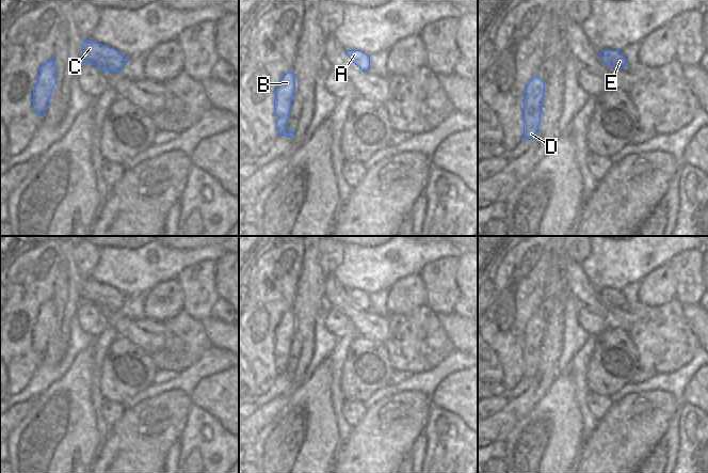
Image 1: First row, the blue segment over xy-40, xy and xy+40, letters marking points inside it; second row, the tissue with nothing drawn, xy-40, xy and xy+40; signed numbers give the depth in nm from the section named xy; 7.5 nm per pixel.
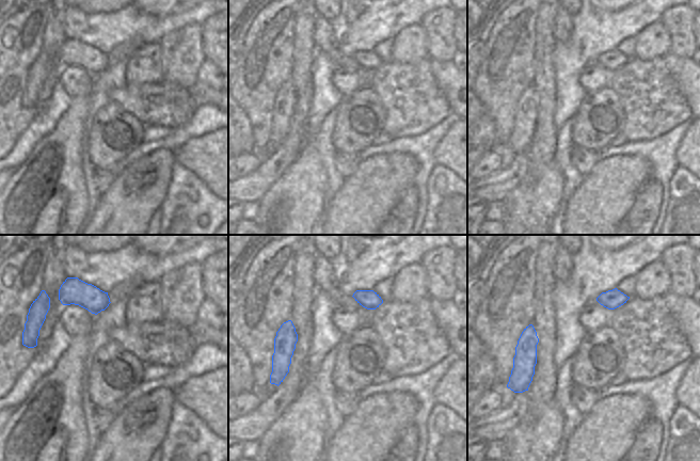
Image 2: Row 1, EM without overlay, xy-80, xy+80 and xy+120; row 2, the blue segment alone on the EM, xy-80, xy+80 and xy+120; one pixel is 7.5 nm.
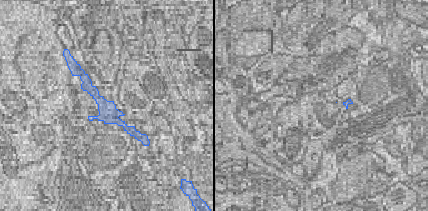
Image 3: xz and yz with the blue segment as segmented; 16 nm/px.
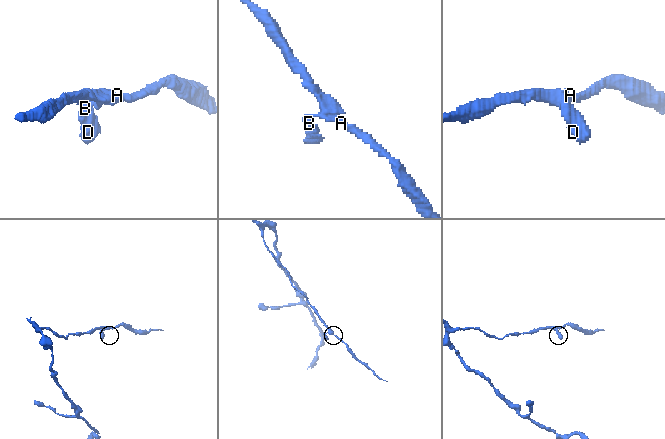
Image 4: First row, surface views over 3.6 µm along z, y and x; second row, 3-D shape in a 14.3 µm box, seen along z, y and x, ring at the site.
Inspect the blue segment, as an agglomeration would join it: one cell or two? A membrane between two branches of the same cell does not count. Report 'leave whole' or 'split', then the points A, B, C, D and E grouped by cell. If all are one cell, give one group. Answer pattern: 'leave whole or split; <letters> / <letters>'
leave whole; A B C D E

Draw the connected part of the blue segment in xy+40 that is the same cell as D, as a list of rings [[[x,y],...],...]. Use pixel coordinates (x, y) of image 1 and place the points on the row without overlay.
[[[536,314],[530,319],[524,333],[524,377],[533,379],[541,363],[545,321]]]

